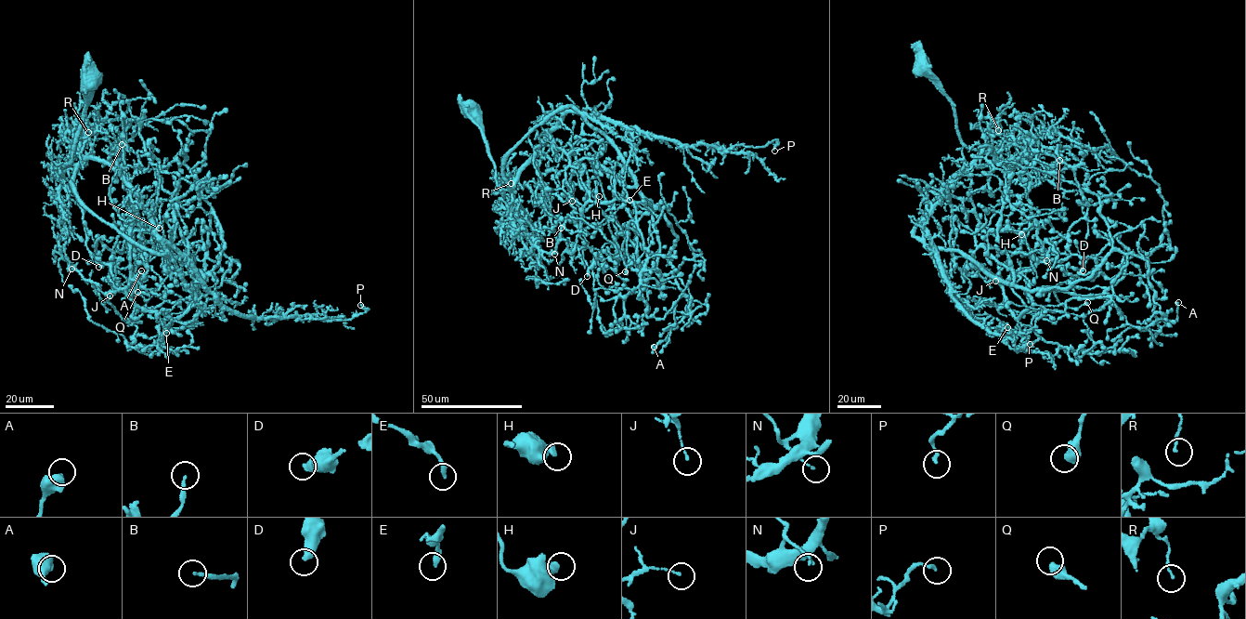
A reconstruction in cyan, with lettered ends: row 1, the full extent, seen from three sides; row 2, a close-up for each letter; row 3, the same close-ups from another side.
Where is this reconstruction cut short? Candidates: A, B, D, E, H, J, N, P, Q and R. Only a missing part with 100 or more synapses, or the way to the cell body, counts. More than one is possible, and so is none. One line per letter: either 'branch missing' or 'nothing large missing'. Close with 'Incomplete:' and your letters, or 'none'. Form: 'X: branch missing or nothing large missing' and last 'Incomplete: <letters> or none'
A: nothing large missing
B: nothing large missing
D: nothing large missing
E: nothing large missing
H: nothing large missing
J: nothing large missing
N: nothing large missing
P: nothing large missing
Q: nothing large missing
R: nothing large missing
Incomplete: none

